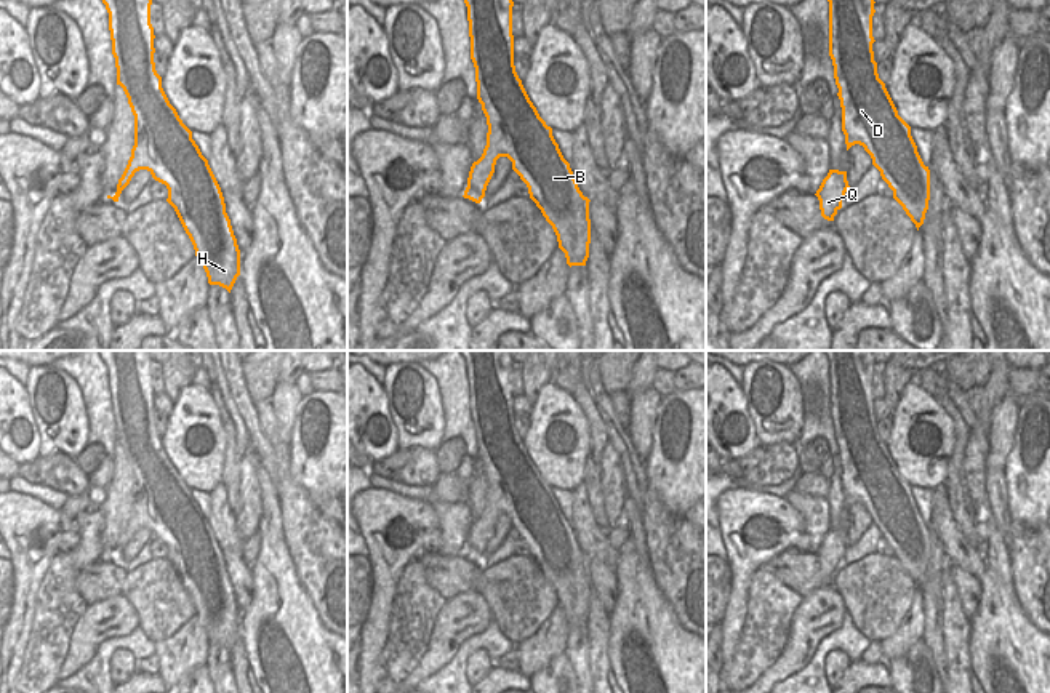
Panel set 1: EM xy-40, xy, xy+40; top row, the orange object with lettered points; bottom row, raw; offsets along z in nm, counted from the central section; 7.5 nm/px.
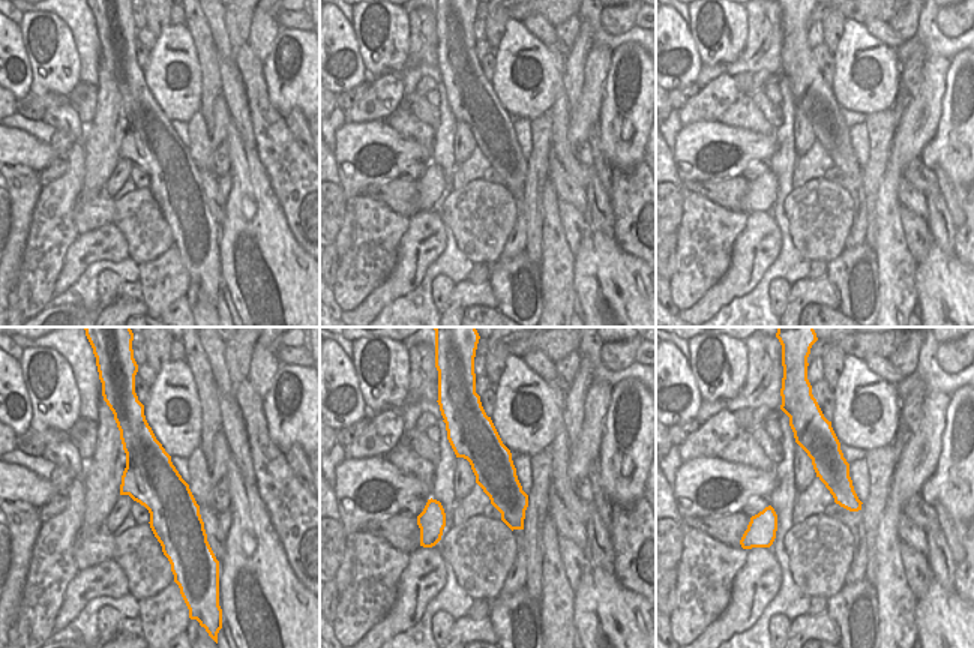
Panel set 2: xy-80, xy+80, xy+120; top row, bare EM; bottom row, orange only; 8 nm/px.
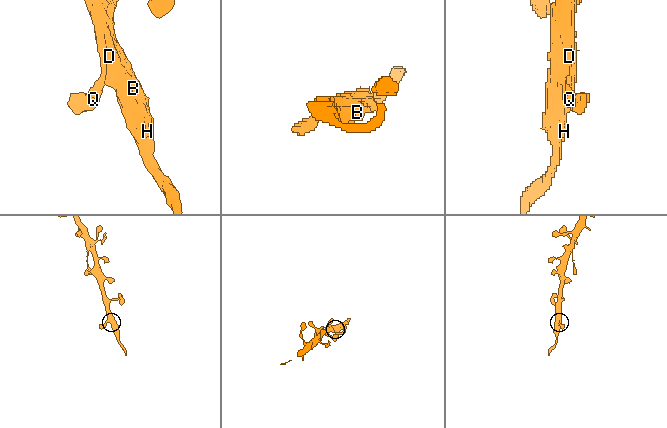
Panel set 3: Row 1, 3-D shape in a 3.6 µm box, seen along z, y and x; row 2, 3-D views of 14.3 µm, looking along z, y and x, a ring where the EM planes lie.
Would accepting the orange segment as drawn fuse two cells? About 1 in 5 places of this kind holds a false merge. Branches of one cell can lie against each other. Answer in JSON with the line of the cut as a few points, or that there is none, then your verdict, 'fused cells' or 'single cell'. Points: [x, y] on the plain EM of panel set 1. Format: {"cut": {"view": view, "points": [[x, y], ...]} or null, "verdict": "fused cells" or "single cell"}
{"cut": null, "verdict": "single cell"}

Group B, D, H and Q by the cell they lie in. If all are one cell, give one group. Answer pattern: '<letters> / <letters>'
B D H Q

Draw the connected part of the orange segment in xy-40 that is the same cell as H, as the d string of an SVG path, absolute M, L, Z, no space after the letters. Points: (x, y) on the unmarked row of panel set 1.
M99 351L99 355L109 371L117 443L123 447L134 474L134 504L131 515L118 538L115 554L107 554L107 557L118 560L122 549L130 543L134 531L147 528L155 539L166 544L166 560L174 567L189 594L195 615L206 631L208 642L219 643L230 651L240 634L240 608L226 571L221 546L208 519L192 498L192 490L182 482L176 467L170 463L162 447L162 435L155 429L155 394L150 383L152 357L149 351Z

